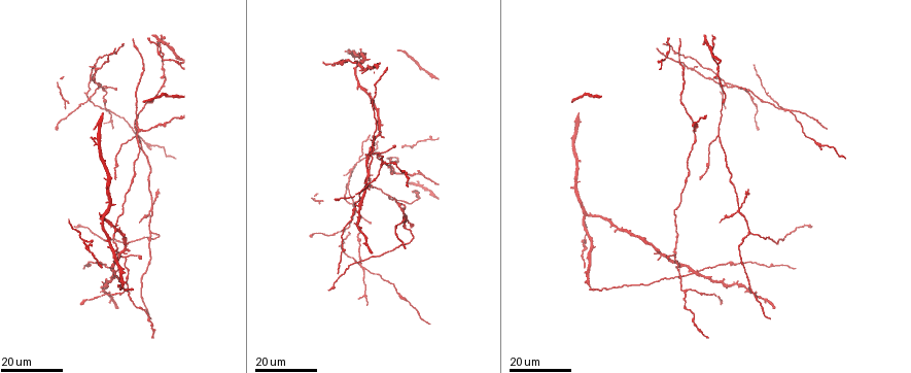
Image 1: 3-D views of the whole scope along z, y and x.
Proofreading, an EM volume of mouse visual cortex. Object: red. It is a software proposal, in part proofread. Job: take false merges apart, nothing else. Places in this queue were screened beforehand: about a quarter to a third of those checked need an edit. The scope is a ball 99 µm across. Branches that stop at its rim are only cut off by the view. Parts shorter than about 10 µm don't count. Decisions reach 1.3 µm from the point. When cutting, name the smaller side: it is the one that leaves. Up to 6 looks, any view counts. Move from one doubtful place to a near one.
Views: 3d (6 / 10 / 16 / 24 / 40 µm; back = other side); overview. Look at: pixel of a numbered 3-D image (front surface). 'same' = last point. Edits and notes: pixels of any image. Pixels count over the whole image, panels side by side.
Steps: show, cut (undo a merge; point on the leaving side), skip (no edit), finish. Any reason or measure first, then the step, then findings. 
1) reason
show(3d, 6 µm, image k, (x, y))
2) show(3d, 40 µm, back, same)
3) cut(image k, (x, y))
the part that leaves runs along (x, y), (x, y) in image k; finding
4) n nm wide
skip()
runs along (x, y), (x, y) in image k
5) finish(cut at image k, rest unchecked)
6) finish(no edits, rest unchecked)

arms part here
show(3d, 16 µm, image 1, (720, 133))

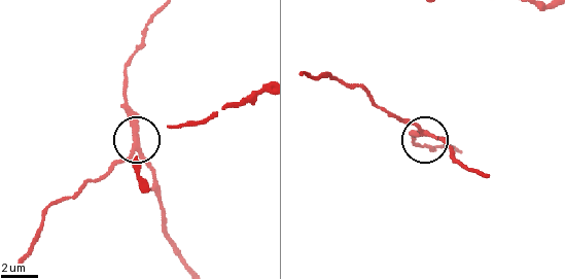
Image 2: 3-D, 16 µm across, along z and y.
show(3d, 6 µm, image 2, (423, 131))

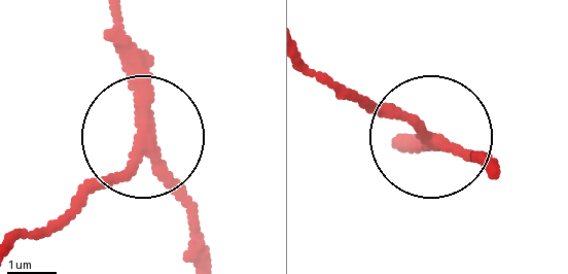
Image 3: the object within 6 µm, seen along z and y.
side arm 54 µm
cut(image 3, (158, 173))
the part that leaves runs along (138, 101), (190, 257) in image 3; a second neuron is stuck on

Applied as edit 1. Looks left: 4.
show(overview)

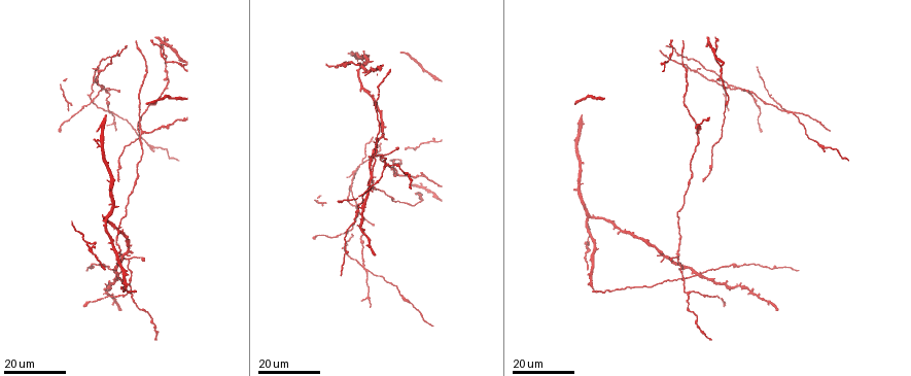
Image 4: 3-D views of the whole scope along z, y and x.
arms part here
show(3d, 24 µm, image 4, (373, 175))

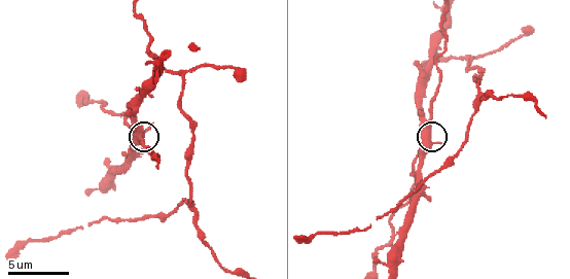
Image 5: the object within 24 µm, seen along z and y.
zoom in
show(3d, 10 µm, image 5, (427, 129))

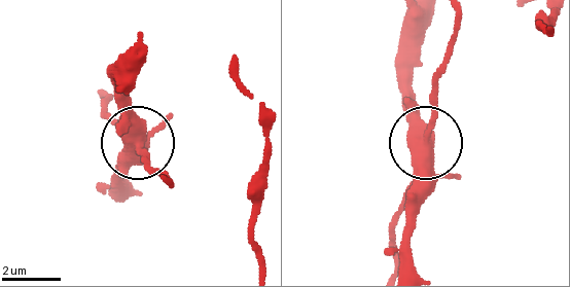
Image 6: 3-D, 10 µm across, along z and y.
zoom in
show(3d, 6 µm, image 6, (425, 142))

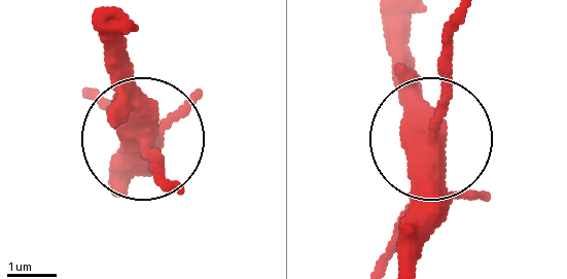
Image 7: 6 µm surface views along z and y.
cut(image 7, (150, 157))
the part that leaves runs along (441, 169), (441, 63), (462, 13) in image 7; two neurons meet here

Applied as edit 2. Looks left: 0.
finish(cut at image 3, cut at image 7, rest unchecked)

